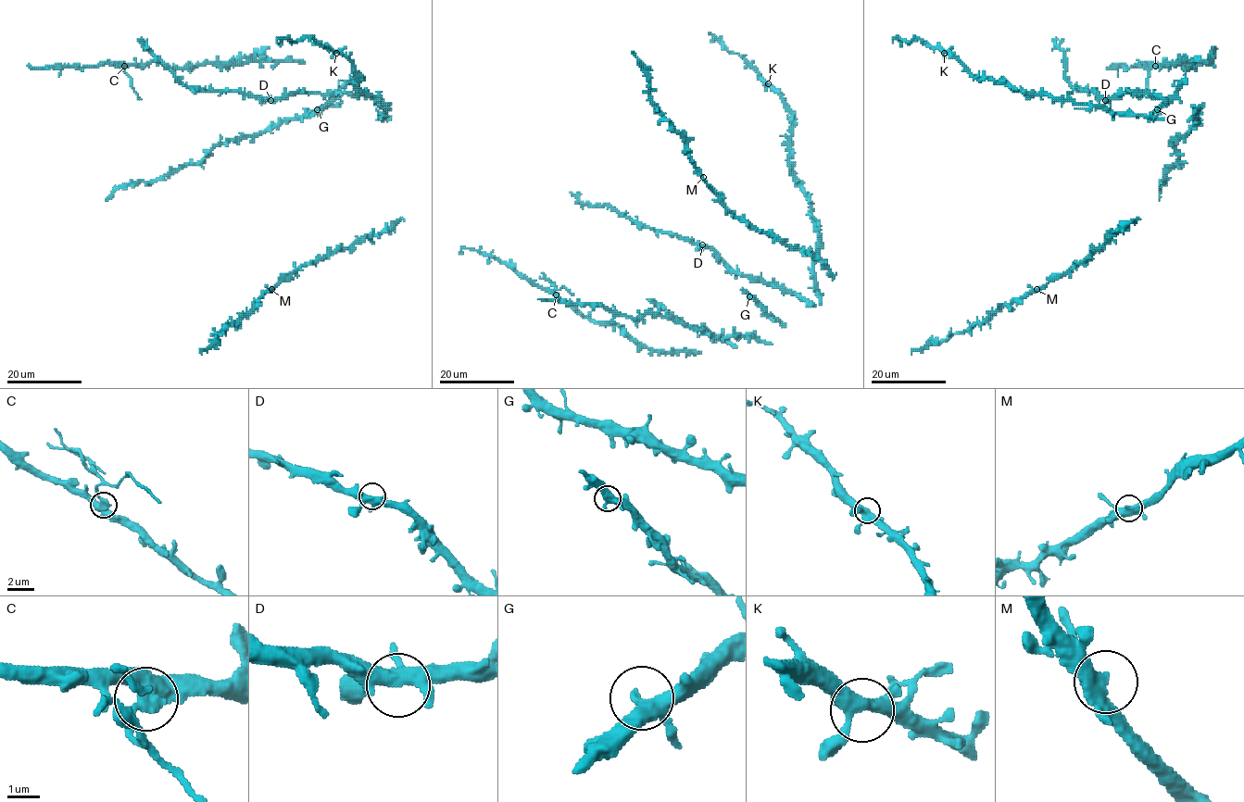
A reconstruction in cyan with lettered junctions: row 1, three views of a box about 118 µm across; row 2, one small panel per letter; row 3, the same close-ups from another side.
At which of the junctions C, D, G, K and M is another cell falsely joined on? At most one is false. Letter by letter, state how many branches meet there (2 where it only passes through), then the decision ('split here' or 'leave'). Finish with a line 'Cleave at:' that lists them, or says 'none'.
C: 4 branches meet; split here
D: 5 branches meet; leave
G: 3 branches meet; leave
K: 4 branches meet; leave
M: 3 branches meet; leave
Cleave at: C

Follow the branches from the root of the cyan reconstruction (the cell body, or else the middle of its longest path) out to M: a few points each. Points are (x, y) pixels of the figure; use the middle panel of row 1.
M: (833, 279), (831, 271), (820, 261), (739, 219), (703, 177)

